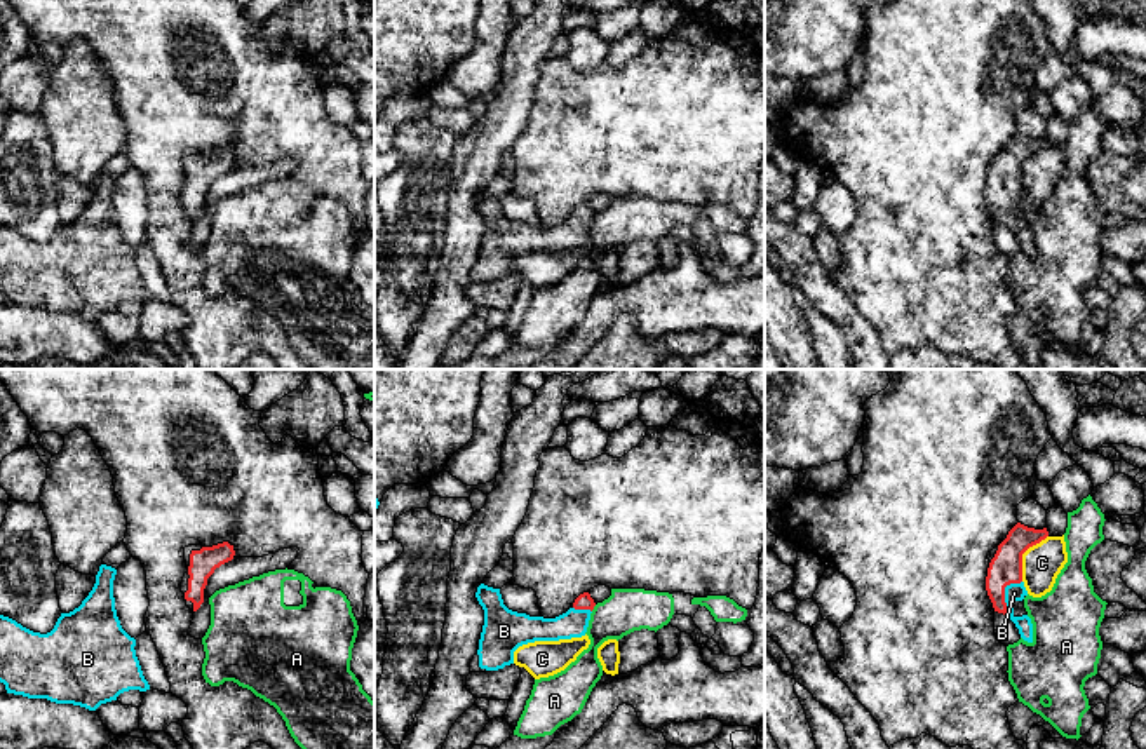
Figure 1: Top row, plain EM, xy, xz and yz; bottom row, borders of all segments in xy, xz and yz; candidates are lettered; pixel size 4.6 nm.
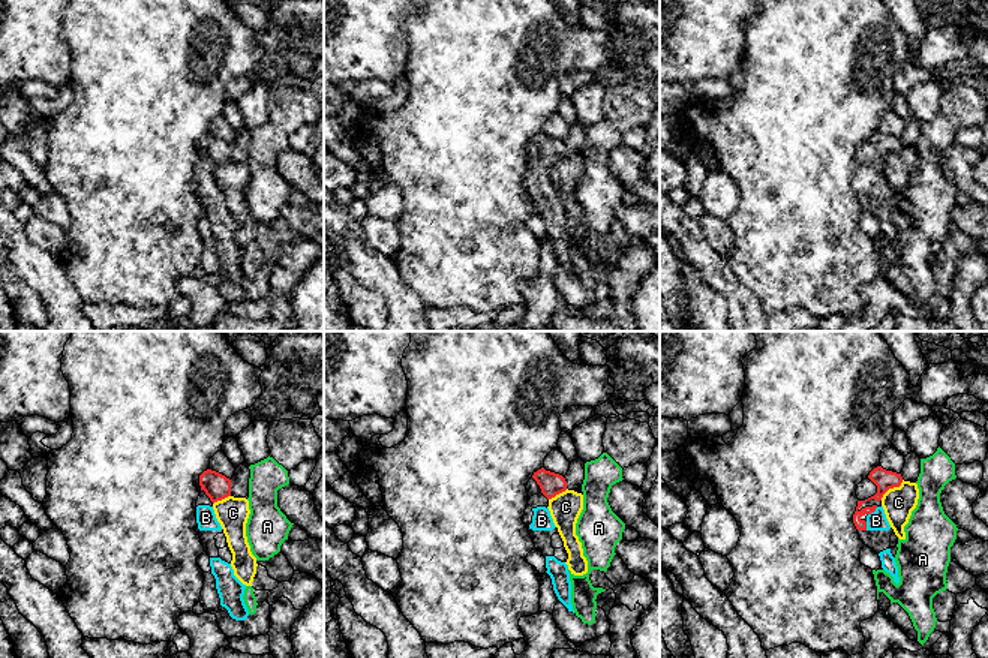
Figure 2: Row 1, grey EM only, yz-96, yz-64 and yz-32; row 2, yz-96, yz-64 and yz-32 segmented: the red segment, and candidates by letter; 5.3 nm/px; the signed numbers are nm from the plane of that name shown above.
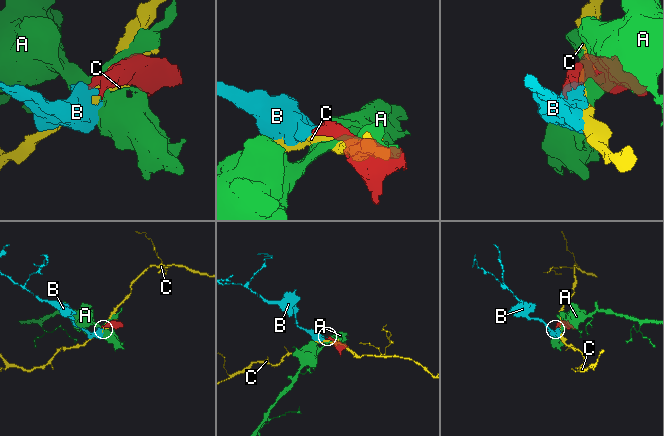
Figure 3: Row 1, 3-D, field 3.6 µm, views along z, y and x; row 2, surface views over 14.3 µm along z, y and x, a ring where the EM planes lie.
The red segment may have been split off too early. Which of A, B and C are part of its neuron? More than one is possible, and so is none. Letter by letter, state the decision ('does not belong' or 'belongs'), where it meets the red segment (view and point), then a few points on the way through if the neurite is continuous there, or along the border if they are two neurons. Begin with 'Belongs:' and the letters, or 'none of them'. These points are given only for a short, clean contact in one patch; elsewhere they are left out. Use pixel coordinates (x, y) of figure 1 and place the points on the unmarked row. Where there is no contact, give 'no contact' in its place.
Belongs: B
A: does not belong; contact xz (593, 218)
B: belongs; contact yz (1004, 202); way yz (1005, 178), (1004, 202), (1014, 202)
C: does not belong; contact yz (1021, 166)

